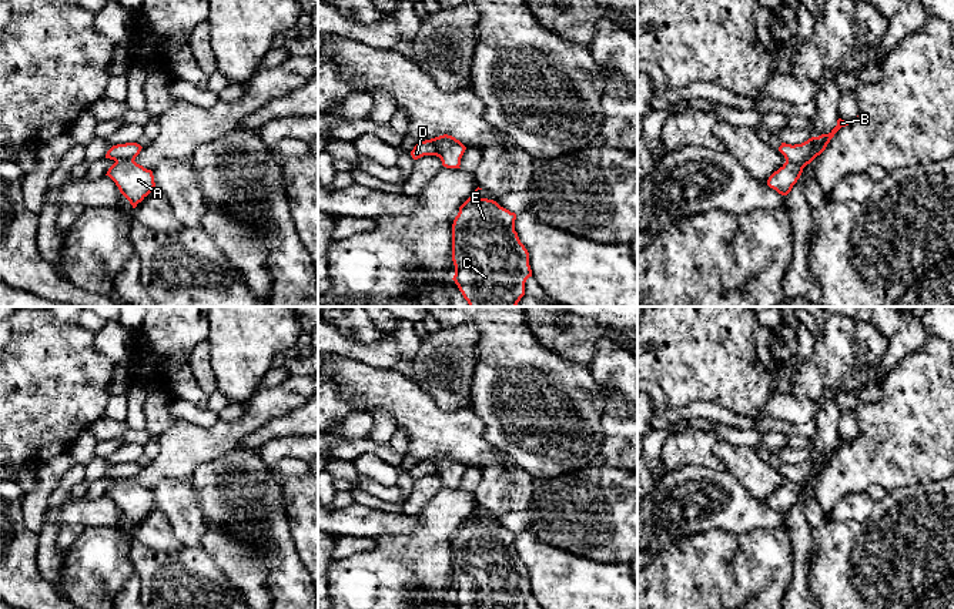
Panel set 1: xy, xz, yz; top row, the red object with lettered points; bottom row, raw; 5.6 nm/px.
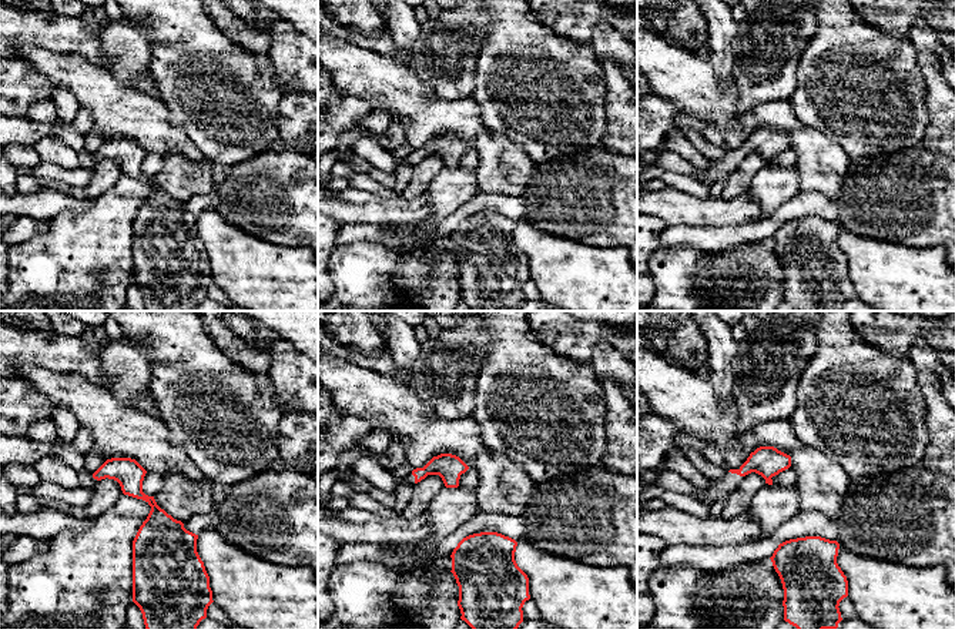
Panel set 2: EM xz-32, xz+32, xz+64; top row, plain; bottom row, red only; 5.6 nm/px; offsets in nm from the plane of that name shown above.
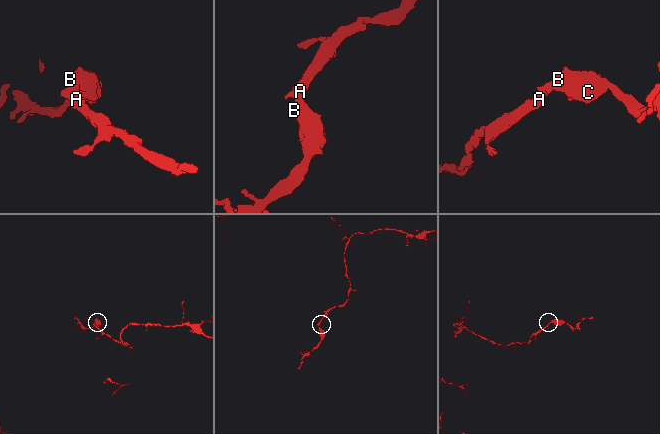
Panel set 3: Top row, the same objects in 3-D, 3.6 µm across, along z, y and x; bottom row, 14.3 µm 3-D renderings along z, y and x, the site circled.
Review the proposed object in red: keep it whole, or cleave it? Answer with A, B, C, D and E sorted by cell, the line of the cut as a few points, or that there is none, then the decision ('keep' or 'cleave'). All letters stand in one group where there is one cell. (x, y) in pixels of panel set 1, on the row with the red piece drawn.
A B C D E | no cut | keep

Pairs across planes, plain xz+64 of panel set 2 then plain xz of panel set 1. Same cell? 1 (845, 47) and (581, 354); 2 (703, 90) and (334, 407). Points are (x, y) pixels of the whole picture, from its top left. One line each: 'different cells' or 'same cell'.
1: different cells
2: different cells

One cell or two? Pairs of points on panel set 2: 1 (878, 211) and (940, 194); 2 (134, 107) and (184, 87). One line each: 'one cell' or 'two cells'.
1: one cell
2: two cells

